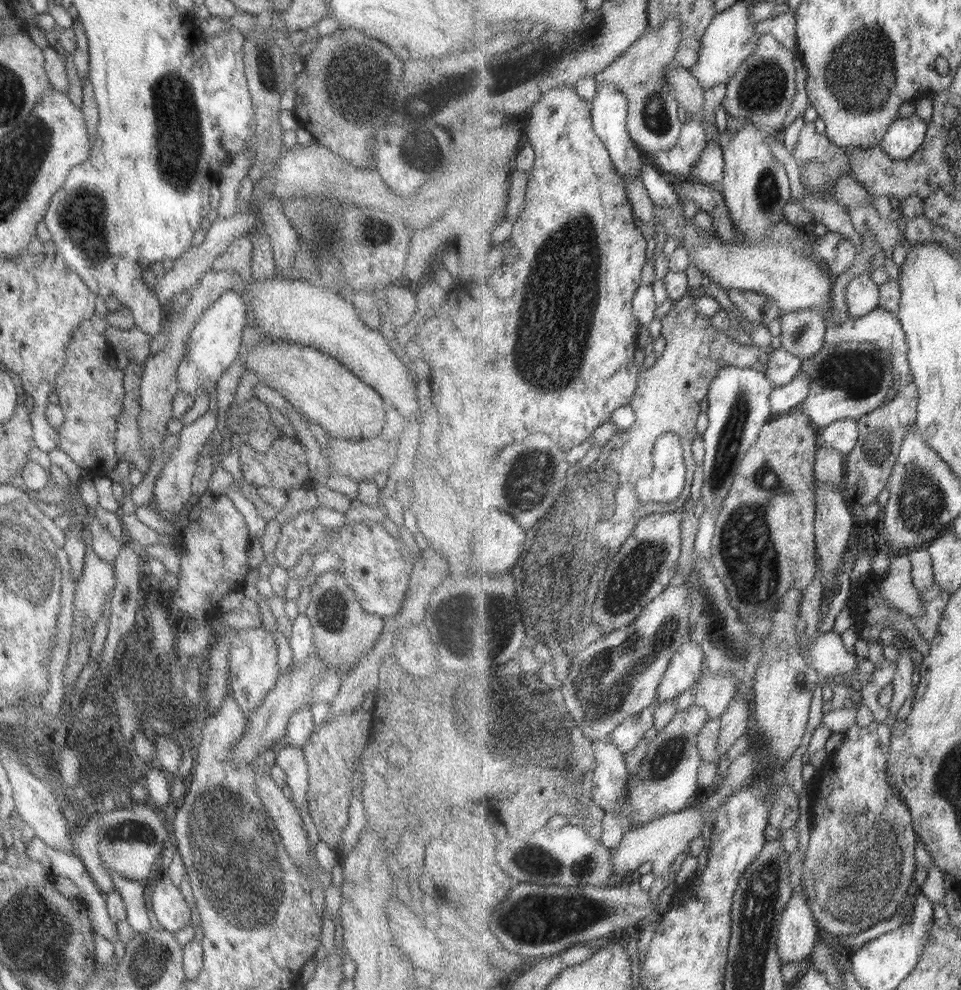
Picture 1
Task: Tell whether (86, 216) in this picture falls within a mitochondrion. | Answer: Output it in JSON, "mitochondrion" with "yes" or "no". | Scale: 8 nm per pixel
{"mitochondrion":"yes"}

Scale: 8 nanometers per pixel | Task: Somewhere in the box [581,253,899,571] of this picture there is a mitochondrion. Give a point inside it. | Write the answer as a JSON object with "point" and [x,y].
{"point":[858,375]}

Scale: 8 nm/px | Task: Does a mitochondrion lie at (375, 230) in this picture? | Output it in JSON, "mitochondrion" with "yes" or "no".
{"mitochondrion":"yes"}

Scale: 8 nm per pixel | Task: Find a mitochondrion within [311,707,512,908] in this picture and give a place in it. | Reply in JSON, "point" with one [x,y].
{"point":[500,736]}

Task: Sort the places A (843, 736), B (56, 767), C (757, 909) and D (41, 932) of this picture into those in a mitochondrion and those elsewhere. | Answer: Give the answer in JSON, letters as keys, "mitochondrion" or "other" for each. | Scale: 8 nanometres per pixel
{"A":"other","B":"other","C":"mitochondrion","D":"mitochondrion"}

